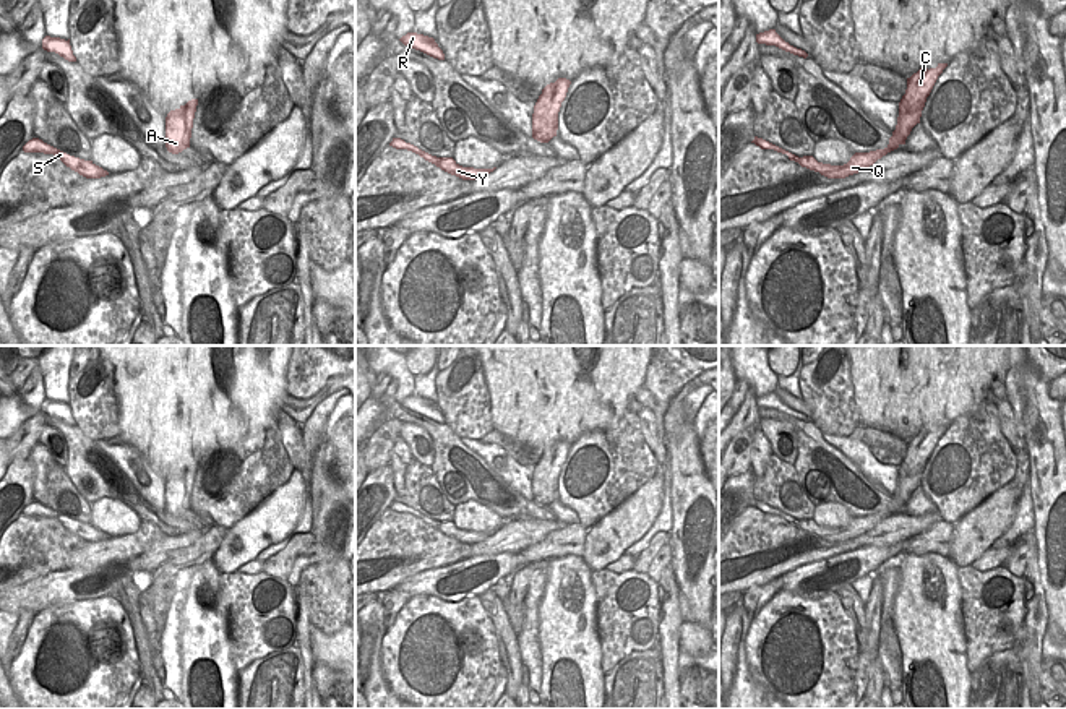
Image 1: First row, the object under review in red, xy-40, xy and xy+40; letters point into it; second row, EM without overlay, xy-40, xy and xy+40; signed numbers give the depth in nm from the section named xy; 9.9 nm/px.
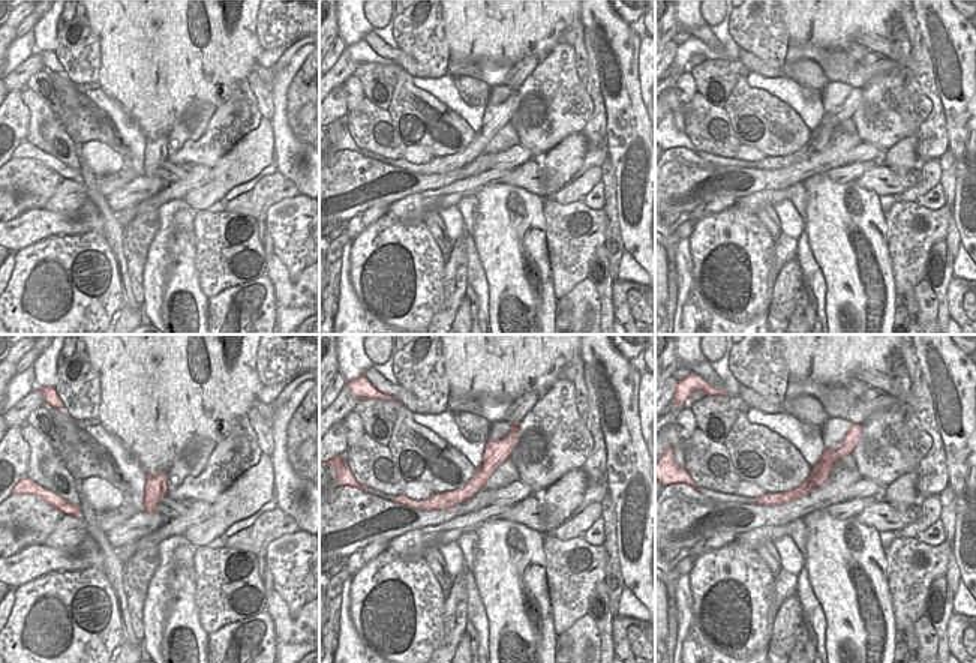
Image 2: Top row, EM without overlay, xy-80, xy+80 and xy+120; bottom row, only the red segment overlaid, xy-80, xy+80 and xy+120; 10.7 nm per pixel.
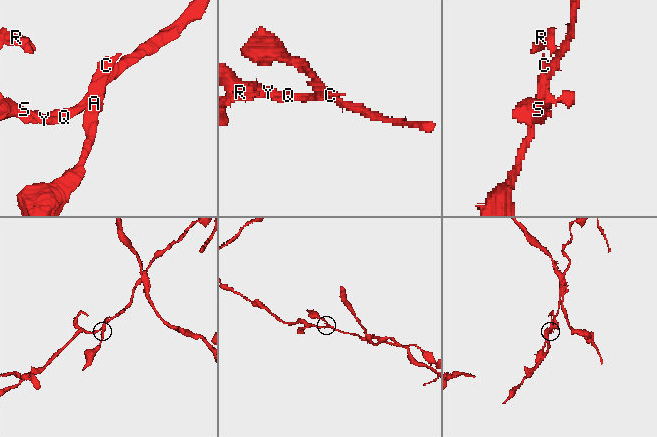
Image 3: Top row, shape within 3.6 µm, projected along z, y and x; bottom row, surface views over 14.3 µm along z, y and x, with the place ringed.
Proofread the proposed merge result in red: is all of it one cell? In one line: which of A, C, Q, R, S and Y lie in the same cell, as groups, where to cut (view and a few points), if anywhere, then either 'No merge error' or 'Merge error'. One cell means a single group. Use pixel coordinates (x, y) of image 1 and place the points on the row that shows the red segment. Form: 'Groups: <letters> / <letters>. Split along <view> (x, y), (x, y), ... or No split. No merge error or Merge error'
Groups: A C / Q R S Y. Split along xy+40 (925, 98), (914, 111), (906, 111), (898, 119). Merge error

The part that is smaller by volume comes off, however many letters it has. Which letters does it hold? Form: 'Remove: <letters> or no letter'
Remove: A, C

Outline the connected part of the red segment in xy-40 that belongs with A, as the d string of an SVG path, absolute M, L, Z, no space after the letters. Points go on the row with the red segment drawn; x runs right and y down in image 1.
M198 99L188 101L175 110L170 110L165 117L165 148L172 154L178 154L190 148L193 118L196 112Z

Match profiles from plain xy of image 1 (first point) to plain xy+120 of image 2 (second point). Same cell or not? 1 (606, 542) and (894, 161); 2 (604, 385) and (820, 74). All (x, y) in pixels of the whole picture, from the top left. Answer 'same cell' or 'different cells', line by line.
1: same cell
2: different cells

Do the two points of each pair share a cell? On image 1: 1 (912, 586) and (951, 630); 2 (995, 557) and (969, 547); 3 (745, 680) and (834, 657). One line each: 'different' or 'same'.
1: same
2: different
3: different

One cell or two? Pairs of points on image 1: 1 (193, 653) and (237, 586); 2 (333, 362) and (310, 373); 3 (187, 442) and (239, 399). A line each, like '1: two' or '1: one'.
1: two
2: one
3: one

